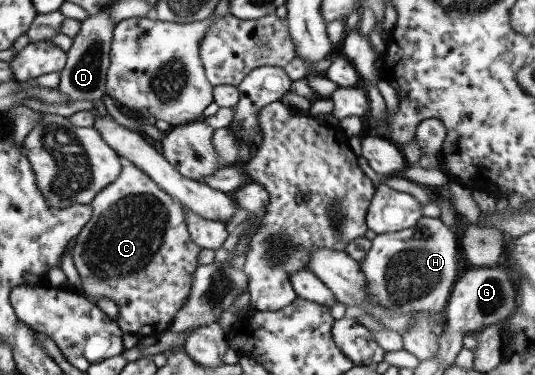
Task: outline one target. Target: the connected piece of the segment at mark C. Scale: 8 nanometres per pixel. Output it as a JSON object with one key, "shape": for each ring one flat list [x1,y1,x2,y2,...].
{"shape":[[120,159,123,170,119,178,100,190,90,202,92,217,70,248,75,268,82,280,84,297,94,303,100,298,110,298,117,305,116,321,123,332,157,338,170,328,173,317,191,294,192,276,199,266,197,256,202,248,191,240,184,206,130,160]]}

